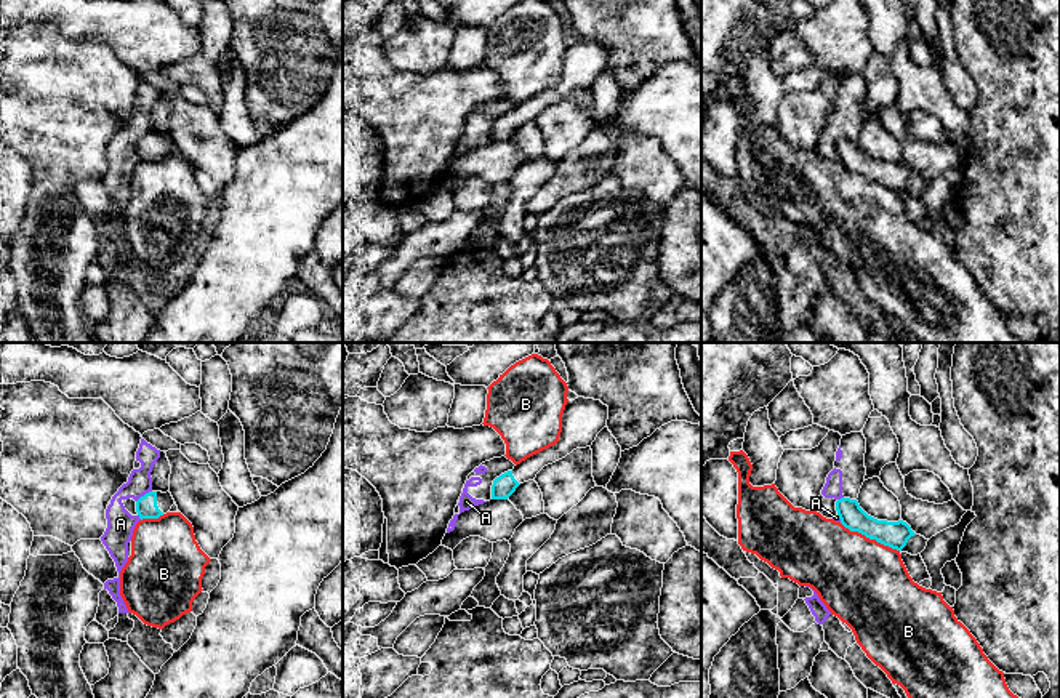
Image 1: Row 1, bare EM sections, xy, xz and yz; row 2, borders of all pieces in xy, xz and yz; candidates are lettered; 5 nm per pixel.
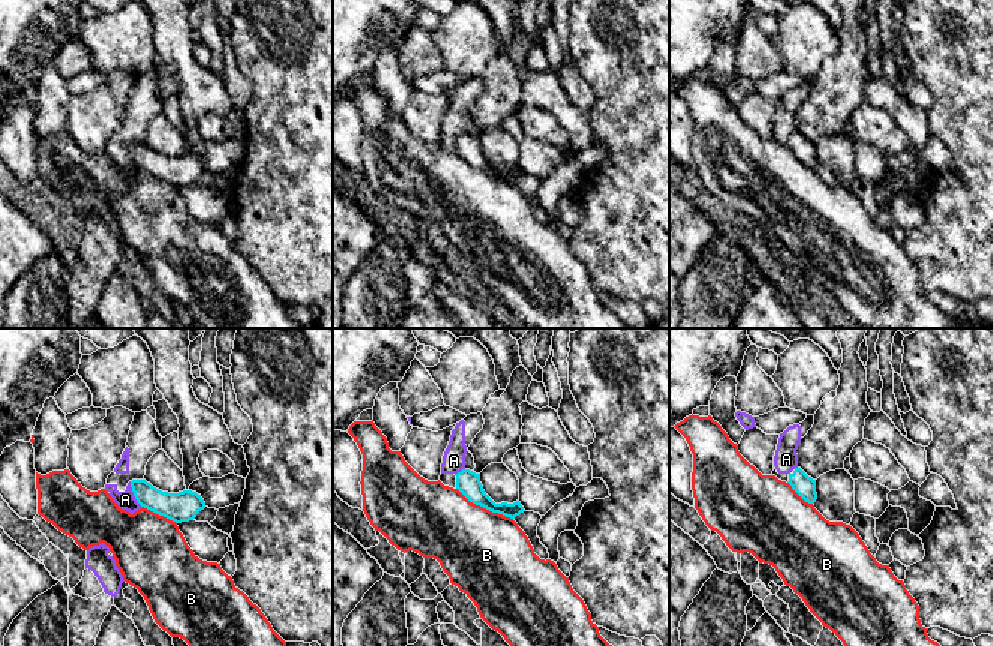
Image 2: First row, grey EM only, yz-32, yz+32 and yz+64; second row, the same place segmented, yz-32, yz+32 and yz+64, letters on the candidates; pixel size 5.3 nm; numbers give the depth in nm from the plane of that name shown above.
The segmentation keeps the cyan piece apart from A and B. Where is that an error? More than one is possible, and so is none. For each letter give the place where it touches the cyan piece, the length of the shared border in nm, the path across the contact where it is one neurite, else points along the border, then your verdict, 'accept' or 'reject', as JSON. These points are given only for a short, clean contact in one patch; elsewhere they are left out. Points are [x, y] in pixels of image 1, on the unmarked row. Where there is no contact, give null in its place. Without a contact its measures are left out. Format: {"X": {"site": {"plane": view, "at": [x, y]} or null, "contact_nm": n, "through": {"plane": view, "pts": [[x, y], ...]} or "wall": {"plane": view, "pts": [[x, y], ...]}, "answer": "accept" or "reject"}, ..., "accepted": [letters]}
{"A": {"site": {"plane": "xy", "at": [144, 136]}, "contact_nm": 100, "wall": {"plane": "xy", "pts": [[151, 132], [136, 143]]}, "answer": "reject"}, "B": {"site": {"plane": "yz", "at": [870, 180]}, "contact_nm": 340, "wall": {"plane": "yz", "pts": [[839, 164], [899, 192]]}, "answer": "reject"}, "accepted": []}

